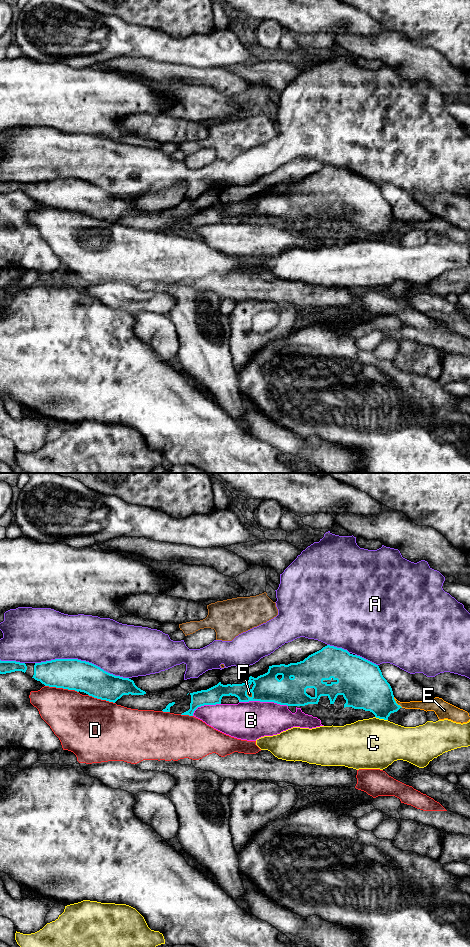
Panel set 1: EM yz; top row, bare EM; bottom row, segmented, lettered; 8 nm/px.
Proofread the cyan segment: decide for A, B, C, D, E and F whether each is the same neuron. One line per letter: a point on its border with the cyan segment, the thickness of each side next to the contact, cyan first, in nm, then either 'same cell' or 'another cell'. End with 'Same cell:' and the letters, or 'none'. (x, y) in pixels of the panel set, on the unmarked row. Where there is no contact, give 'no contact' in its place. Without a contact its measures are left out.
A: meets cyan in yz at (82, 181); 260 nm thick on the cyan side, 400 nm on the other; another cell
B: meets cyan in yz at (263, 221); 220 nm thick on the cyan side, 300 nm on the other; another cell
C: meets cyan in yz at (381, 238); 320 nm thick on the cyan side, 400 nm on the other; another cell
D: meets cyan in yz at (62, 207); 260 nm thick on the cyan side, 380 nm on the other; another cell
E: meets cyan in yz at (396, 223); 320 nm thick on the cyan side, 80 nm on the other; another cell
F: meets cyan in yz at (252, 214); 220 nm thick on the cyan side, 40 nm on the other; another cell
Same cell: none

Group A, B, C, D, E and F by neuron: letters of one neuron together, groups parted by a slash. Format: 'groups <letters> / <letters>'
groups A / B / C / D / E F

